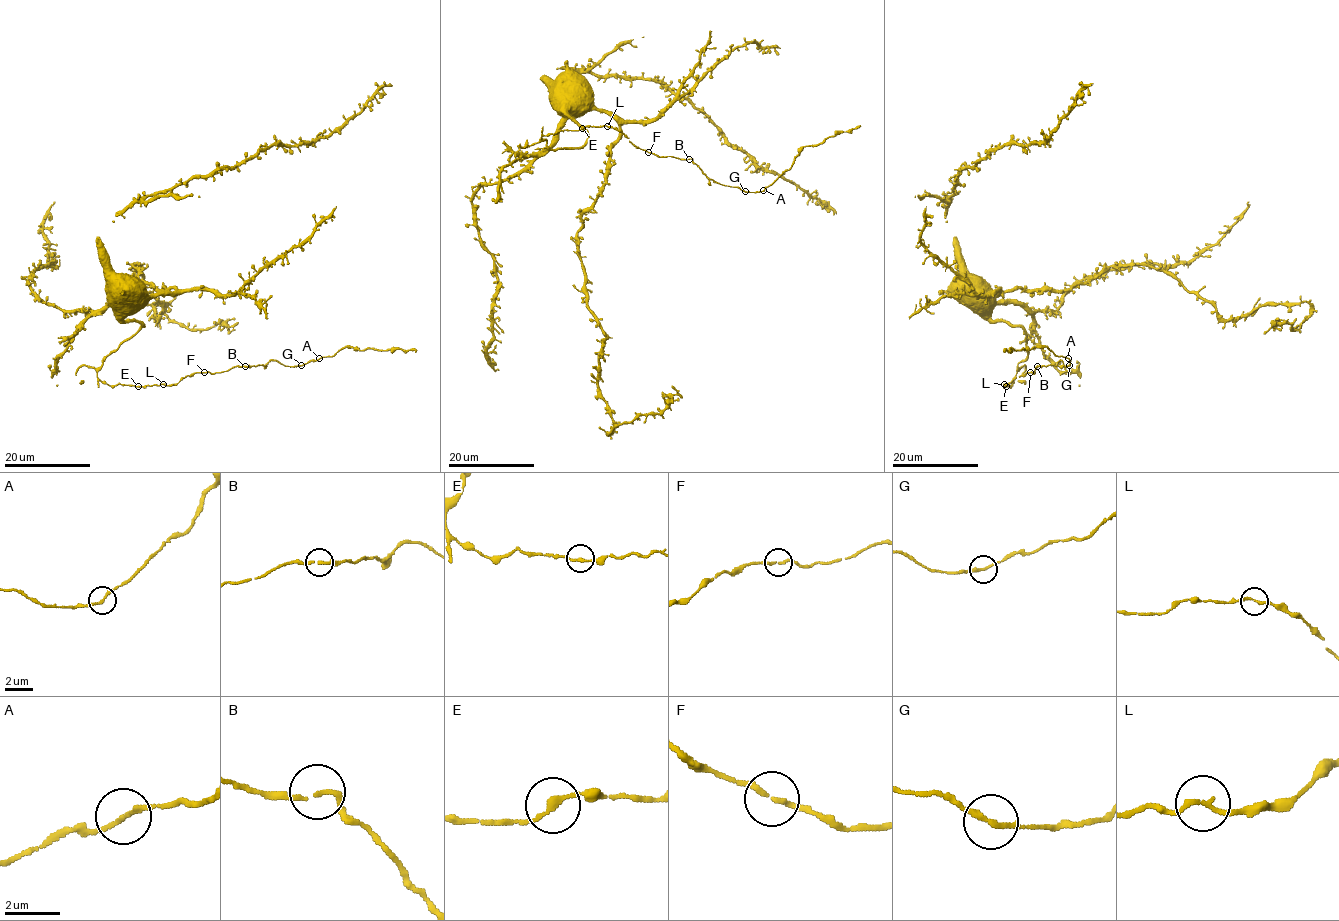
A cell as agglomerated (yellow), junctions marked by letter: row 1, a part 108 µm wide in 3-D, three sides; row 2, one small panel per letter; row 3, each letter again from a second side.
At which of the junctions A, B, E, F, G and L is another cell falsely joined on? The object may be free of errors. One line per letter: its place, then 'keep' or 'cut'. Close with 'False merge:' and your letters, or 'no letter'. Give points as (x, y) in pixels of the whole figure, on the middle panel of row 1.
A: (763, 190) | keep
B: (689, 159) | keep
E: (582, 128) | keep
F: (648, 152) | keep
G: (745, 191) | keep
L: (607, 126) | keep
False merge: no letter

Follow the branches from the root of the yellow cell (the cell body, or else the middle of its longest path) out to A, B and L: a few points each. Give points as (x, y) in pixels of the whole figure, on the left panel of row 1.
A: (123, 286), (123, 319), (143, 326), (103, 361), (97, 377), (110, 386), (176, 385), (195, 373), (319, 358)
B: (123, 286), (123, 319), (143, 326), (103, 361), (97, 372), (102, 382), (176, 385), (195, 373), (245, 366)
L: (123, 286), (123, 319), (137, 320), (143, 326), (103, 361), (97, 377), (110, 386), (163, 384)

